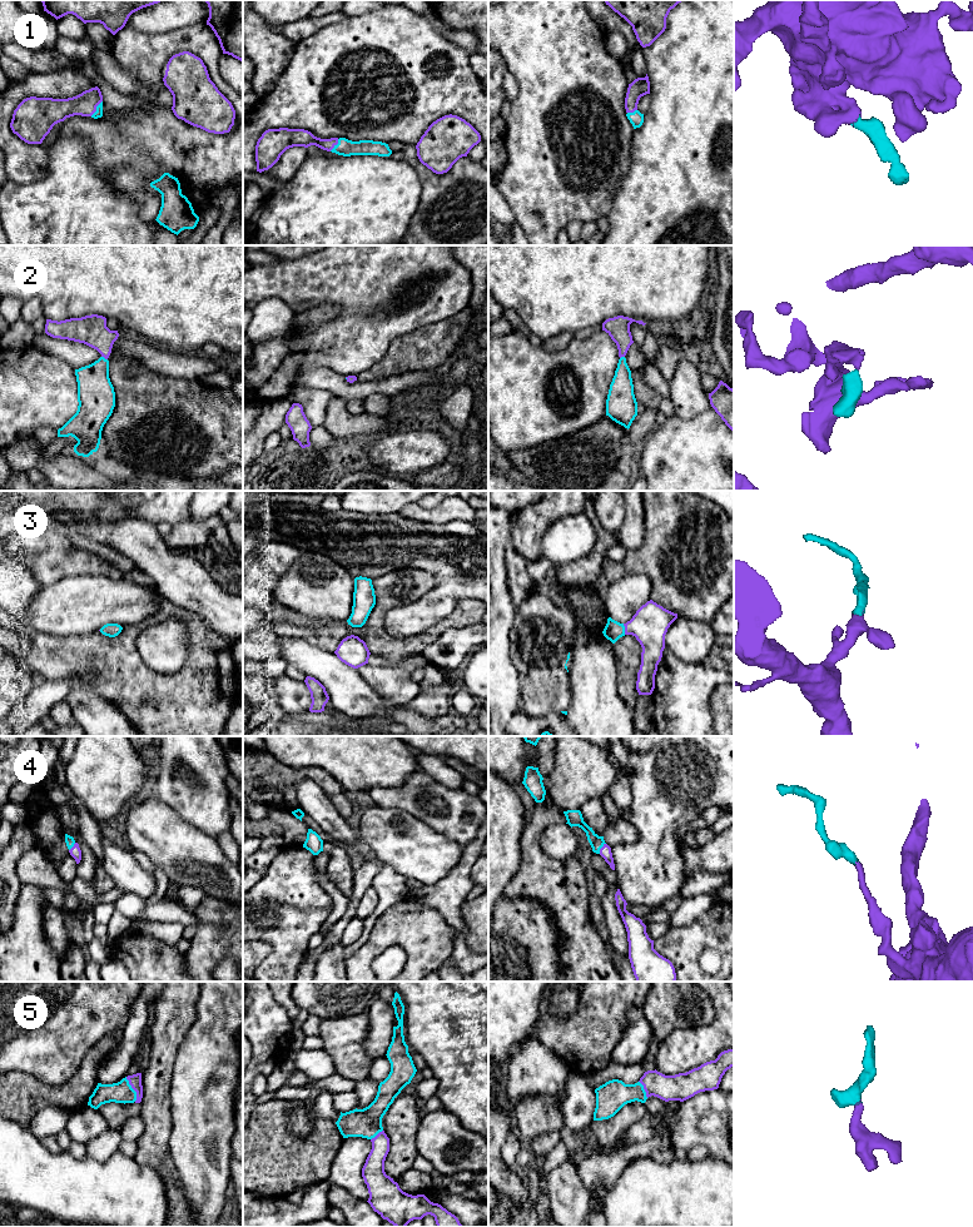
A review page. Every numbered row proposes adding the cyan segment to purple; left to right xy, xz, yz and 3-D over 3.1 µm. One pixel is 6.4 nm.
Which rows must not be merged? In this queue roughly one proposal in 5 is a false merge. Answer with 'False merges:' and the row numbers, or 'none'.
False merges: none

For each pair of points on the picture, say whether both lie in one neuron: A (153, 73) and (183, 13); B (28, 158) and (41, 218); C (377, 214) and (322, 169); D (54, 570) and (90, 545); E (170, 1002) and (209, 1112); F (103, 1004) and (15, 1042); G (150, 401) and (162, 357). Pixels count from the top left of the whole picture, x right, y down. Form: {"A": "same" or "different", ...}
{"A": "different", "B": "different", "C": "same", "D": "different", "E": "different", "F": "same", "G": "different"}

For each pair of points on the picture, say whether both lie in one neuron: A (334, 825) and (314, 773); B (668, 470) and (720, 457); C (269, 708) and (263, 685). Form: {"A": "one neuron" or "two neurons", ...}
{"A": "two neurons", "B": "one neuron", "C": "one neuron"}

